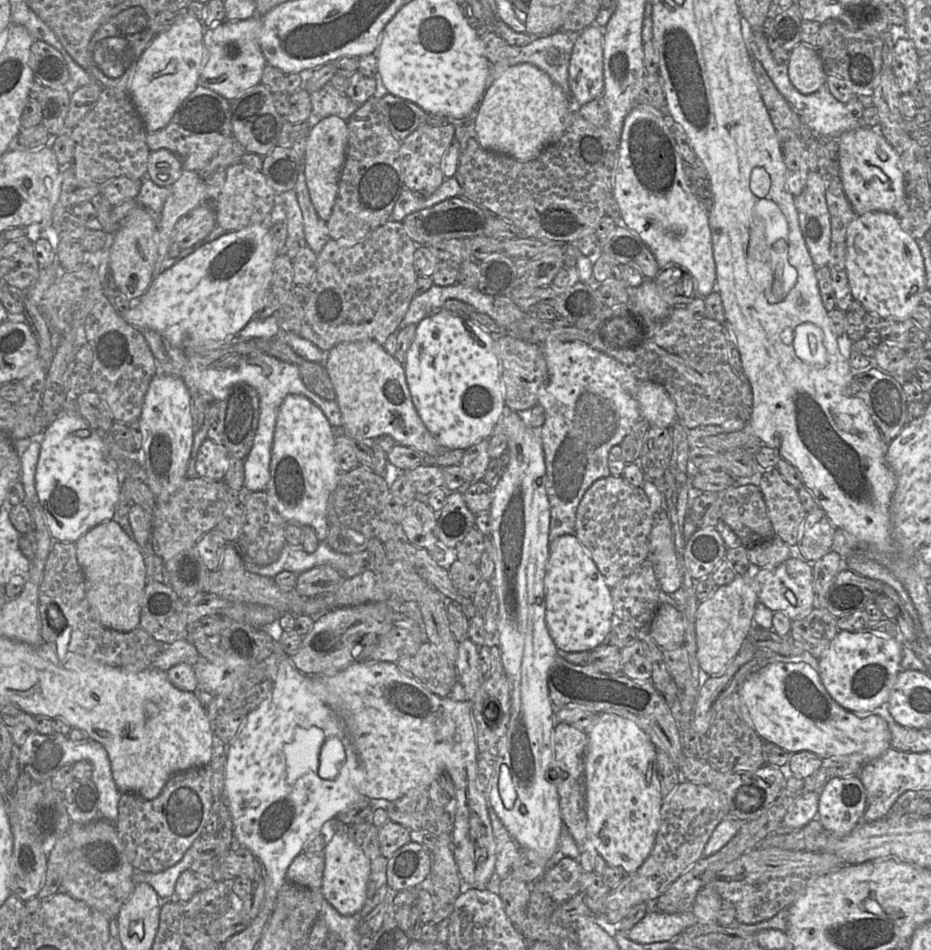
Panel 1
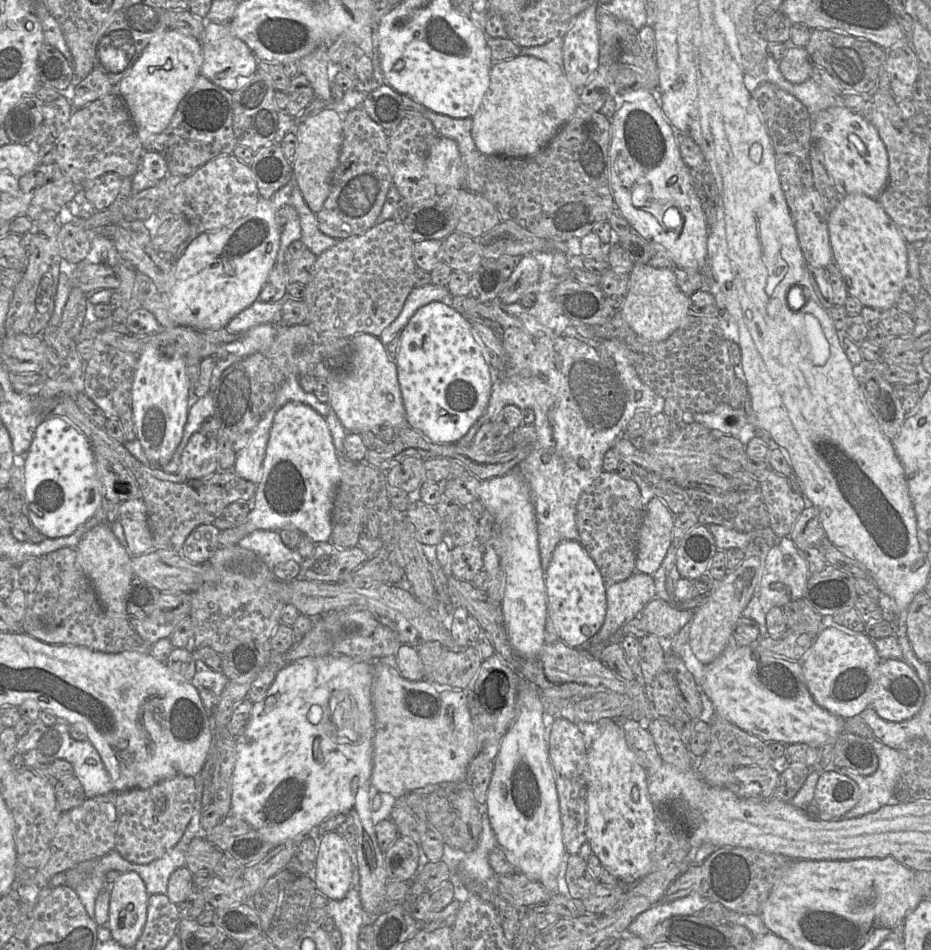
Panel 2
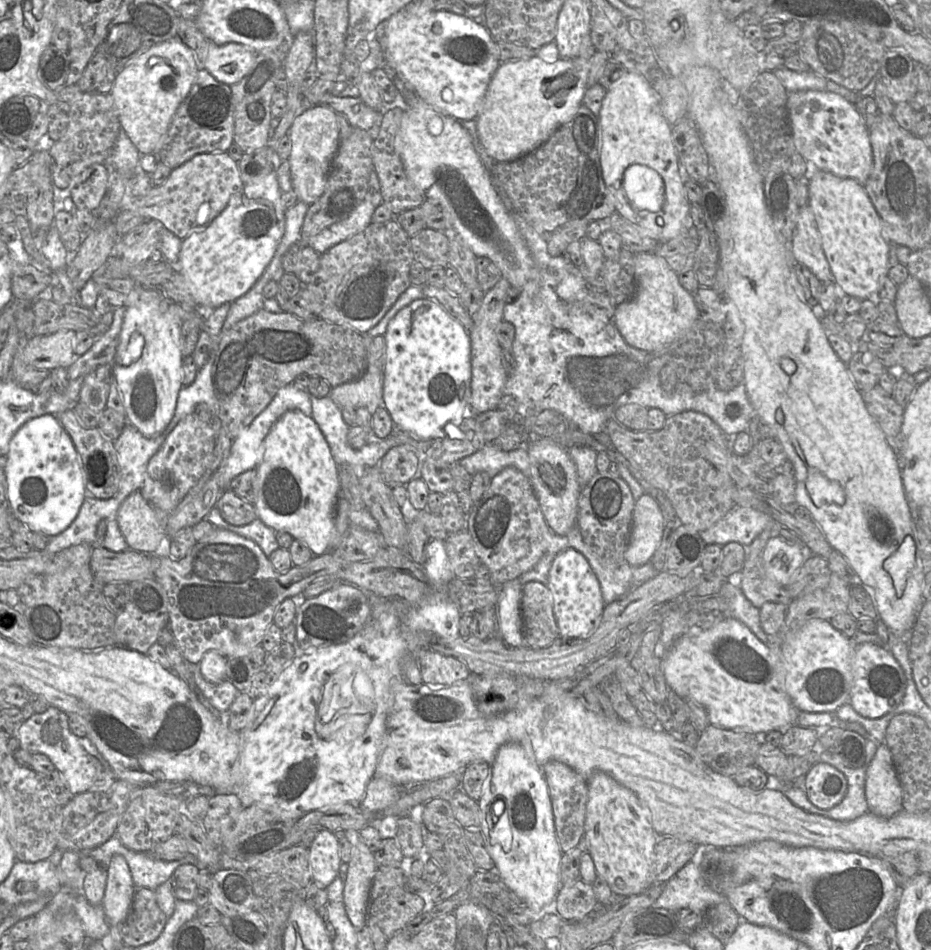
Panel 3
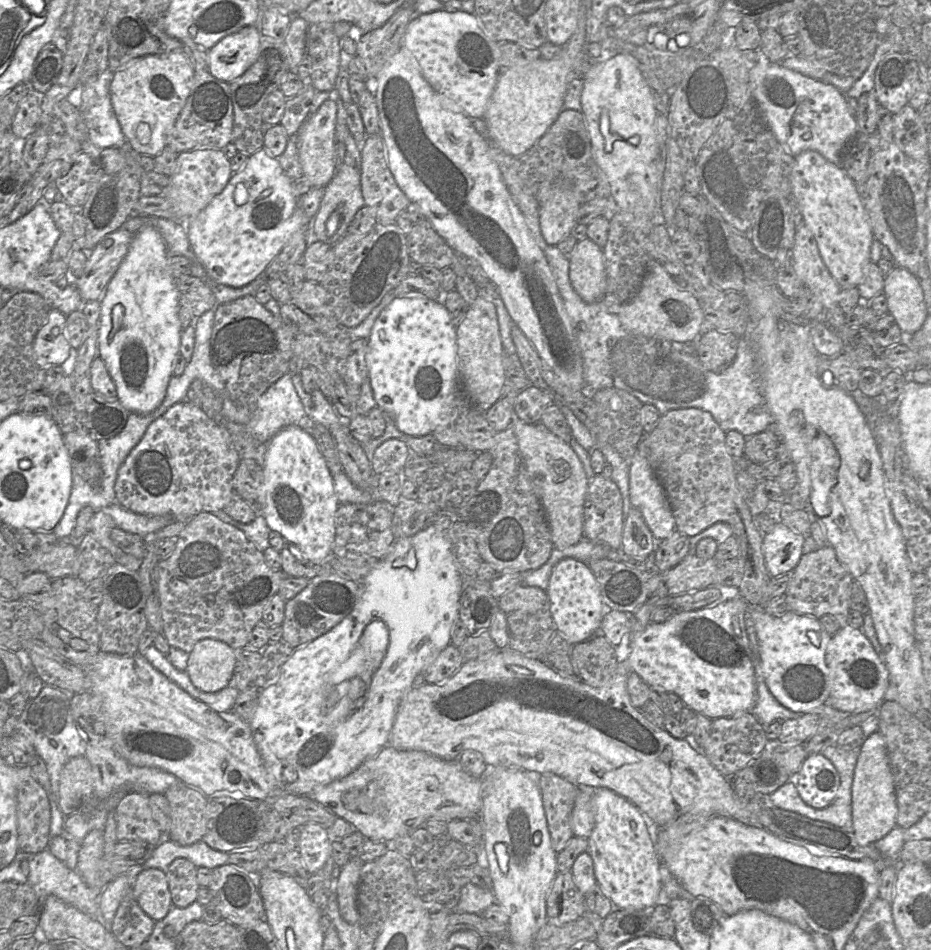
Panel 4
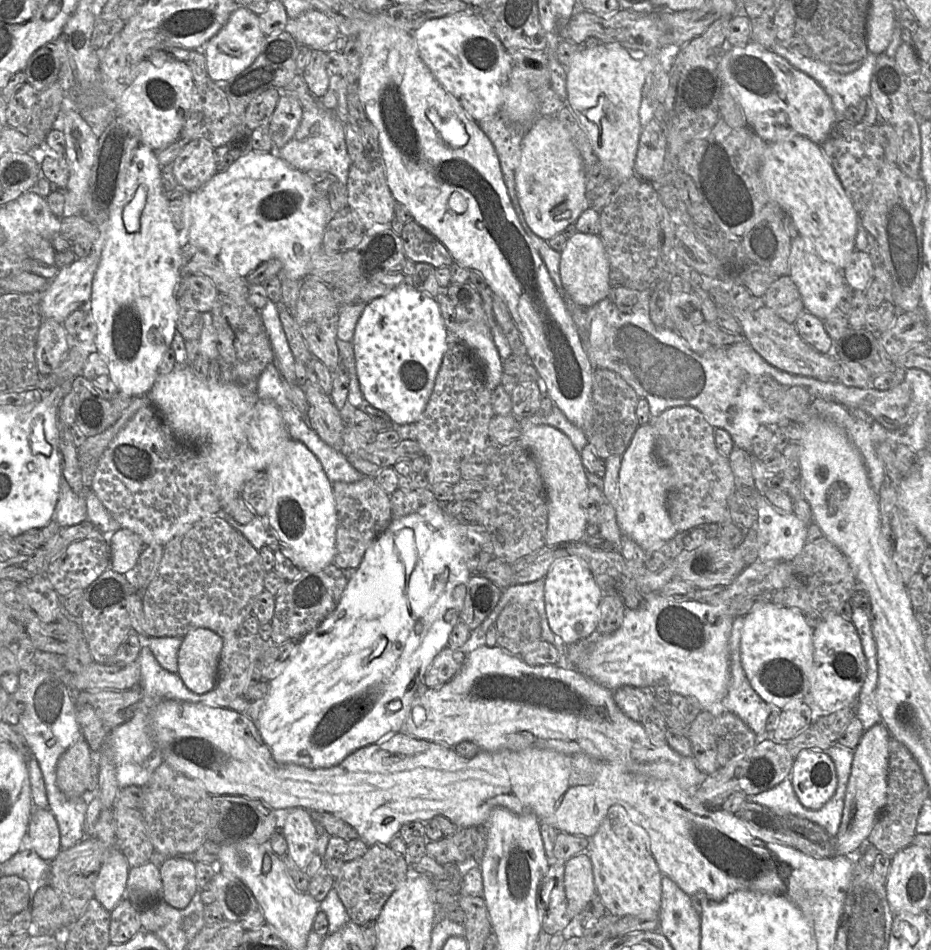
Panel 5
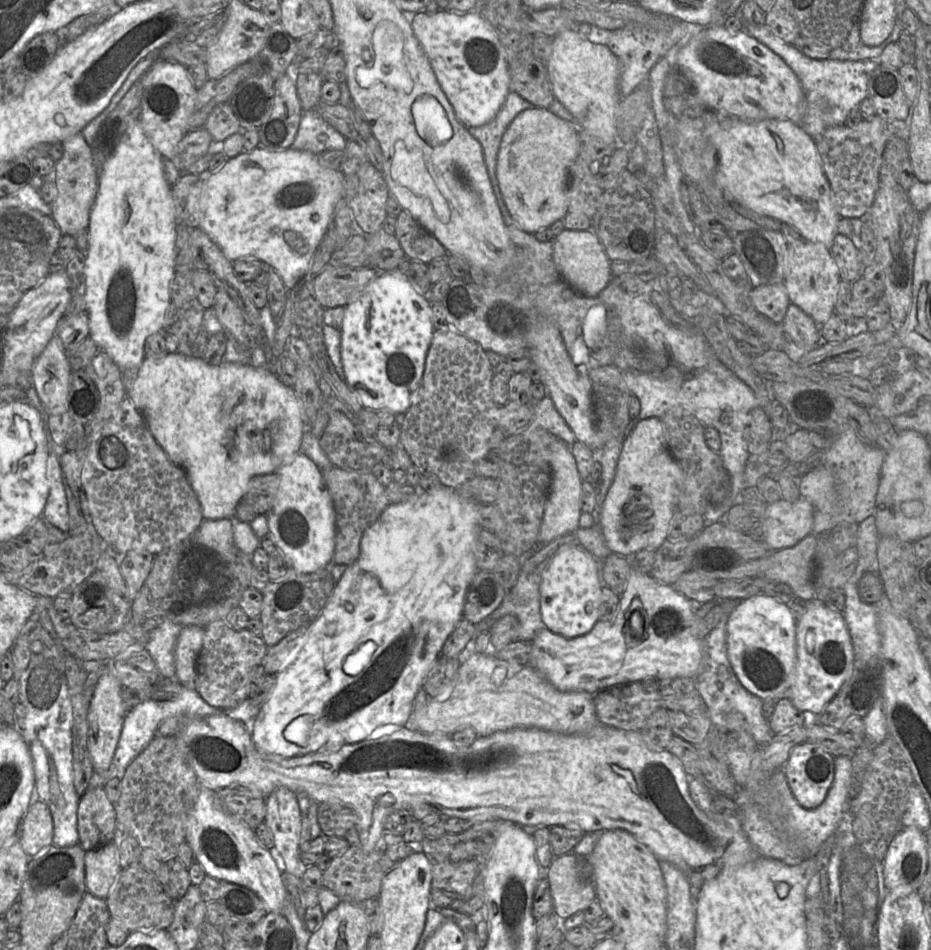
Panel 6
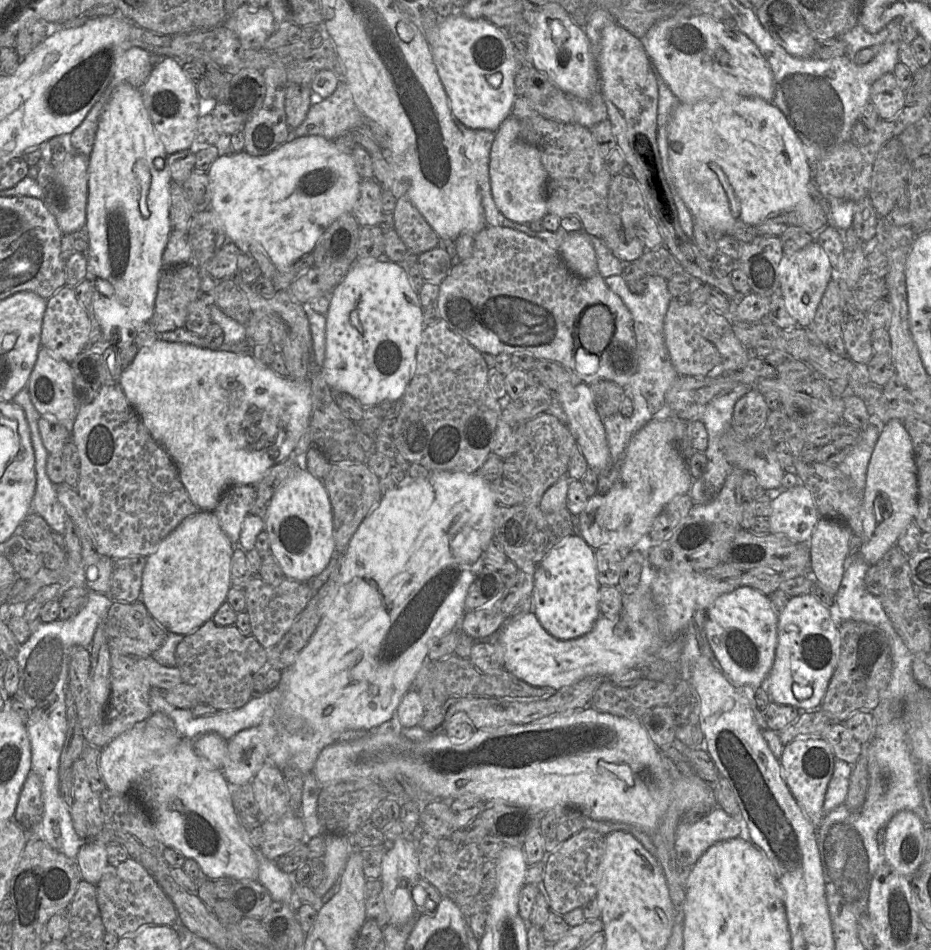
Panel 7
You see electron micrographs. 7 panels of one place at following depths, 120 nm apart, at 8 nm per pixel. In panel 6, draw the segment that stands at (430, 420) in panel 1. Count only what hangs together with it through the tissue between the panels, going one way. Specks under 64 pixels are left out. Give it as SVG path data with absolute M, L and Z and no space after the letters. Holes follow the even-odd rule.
M402 269L381 272L345 306L340 327L344 380L357 393L363 408L389 410L395 415L407 411L420 386L434 330L432 304L415 289Z

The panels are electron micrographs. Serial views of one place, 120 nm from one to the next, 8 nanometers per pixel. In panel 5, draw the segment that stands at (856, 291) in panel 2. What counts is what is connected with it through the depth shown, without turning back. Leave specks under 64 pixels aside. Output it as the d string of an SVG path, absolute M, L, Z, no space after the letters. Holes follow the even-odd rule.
M804 136L768 143L760 177L770 198L792 218L799 235L810 242L821 259L842 270L856 250L859 214L821 146Z

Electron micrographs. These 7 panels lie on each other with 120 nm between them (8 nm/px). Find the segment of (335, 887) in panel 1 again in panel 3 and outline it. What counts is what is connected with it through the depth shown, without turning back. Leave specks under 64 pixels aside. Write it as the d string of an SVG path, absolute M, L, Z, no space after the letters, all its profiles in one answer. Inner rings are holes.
M321 829L308 851L313 880L327 888L337 877L342 863L336 835L328 829Z

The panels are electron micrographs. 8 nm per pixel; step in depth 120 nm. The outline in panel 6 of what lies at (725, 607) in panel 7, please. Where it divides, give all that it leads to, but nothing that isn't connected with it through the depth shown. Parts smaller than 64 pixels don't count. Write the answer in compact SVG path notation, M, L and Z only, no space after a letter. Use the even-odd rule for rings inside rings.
M757 594L739 600L728 614L727 653L732 668L741 684L761 699L778 700L787 695L796 672L797 618L787 604L766 594Z

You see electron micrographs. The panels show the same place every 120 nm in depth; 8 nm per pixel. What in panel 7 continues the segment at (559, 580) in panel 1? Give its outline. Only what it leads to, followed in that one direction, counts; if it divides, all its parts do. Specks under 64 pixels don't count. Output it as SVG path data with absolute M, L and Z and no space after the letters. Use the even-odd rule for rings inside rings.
M578 534L561 540L545 556L534 574L533 613L544 629L560 640L589 633L601 617L595 550Z

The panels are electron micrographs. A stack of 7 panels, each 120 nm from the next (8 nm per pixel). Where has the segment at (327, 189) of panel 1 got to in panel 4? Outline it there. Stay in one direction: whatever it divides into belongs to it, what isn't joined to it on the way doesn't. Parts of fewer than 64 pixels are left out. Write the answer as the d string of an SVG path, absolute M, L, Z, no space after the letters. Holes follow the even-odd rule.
M333 98L327 99L305 120L297 133L303 176L308 179L313 188L325 188L336 174L336 117L337 103Z

